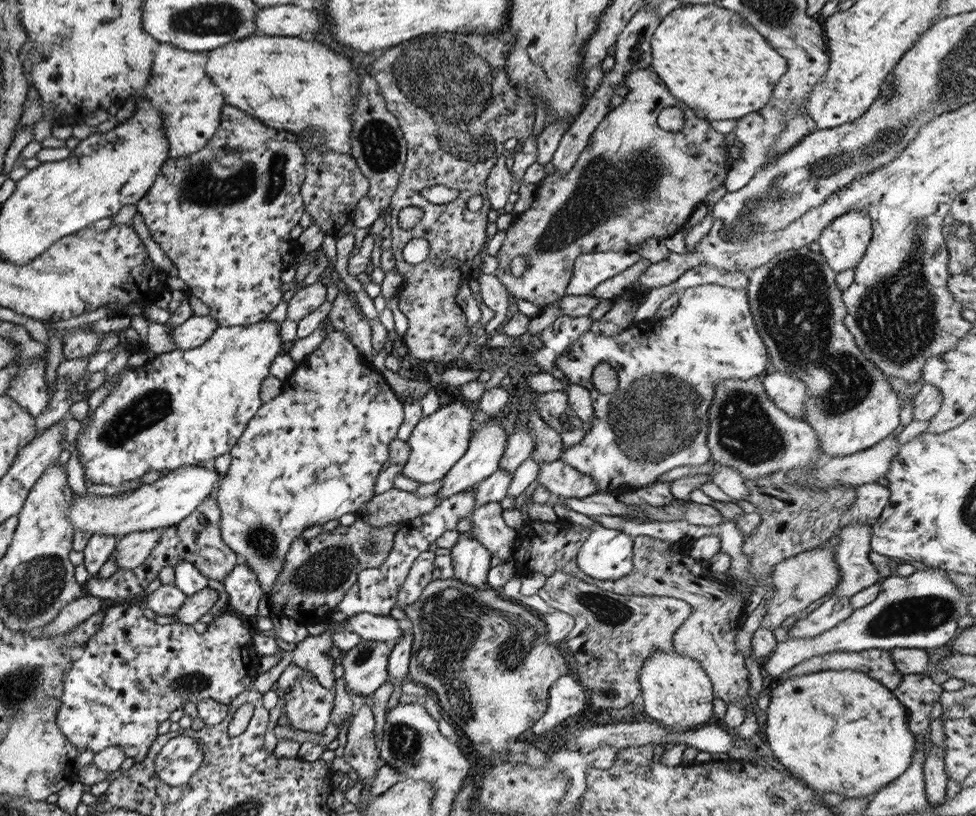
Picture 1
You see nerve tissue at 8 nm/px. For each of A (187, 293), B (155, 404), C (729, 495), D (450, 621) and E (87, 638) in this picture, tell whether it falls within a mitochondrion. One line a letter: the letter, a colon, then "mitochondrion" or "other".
A: other
B: mitochondrion
C: other
D: mitochondrion
E: other

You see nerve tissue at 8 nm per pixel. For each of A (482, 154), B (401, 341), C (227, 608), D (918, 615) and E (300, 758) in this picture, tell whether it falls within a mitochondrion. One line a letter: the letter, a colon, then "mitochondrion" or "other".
A: mitochondrion
B: other
C: other
D: mitochondrion
E: other

